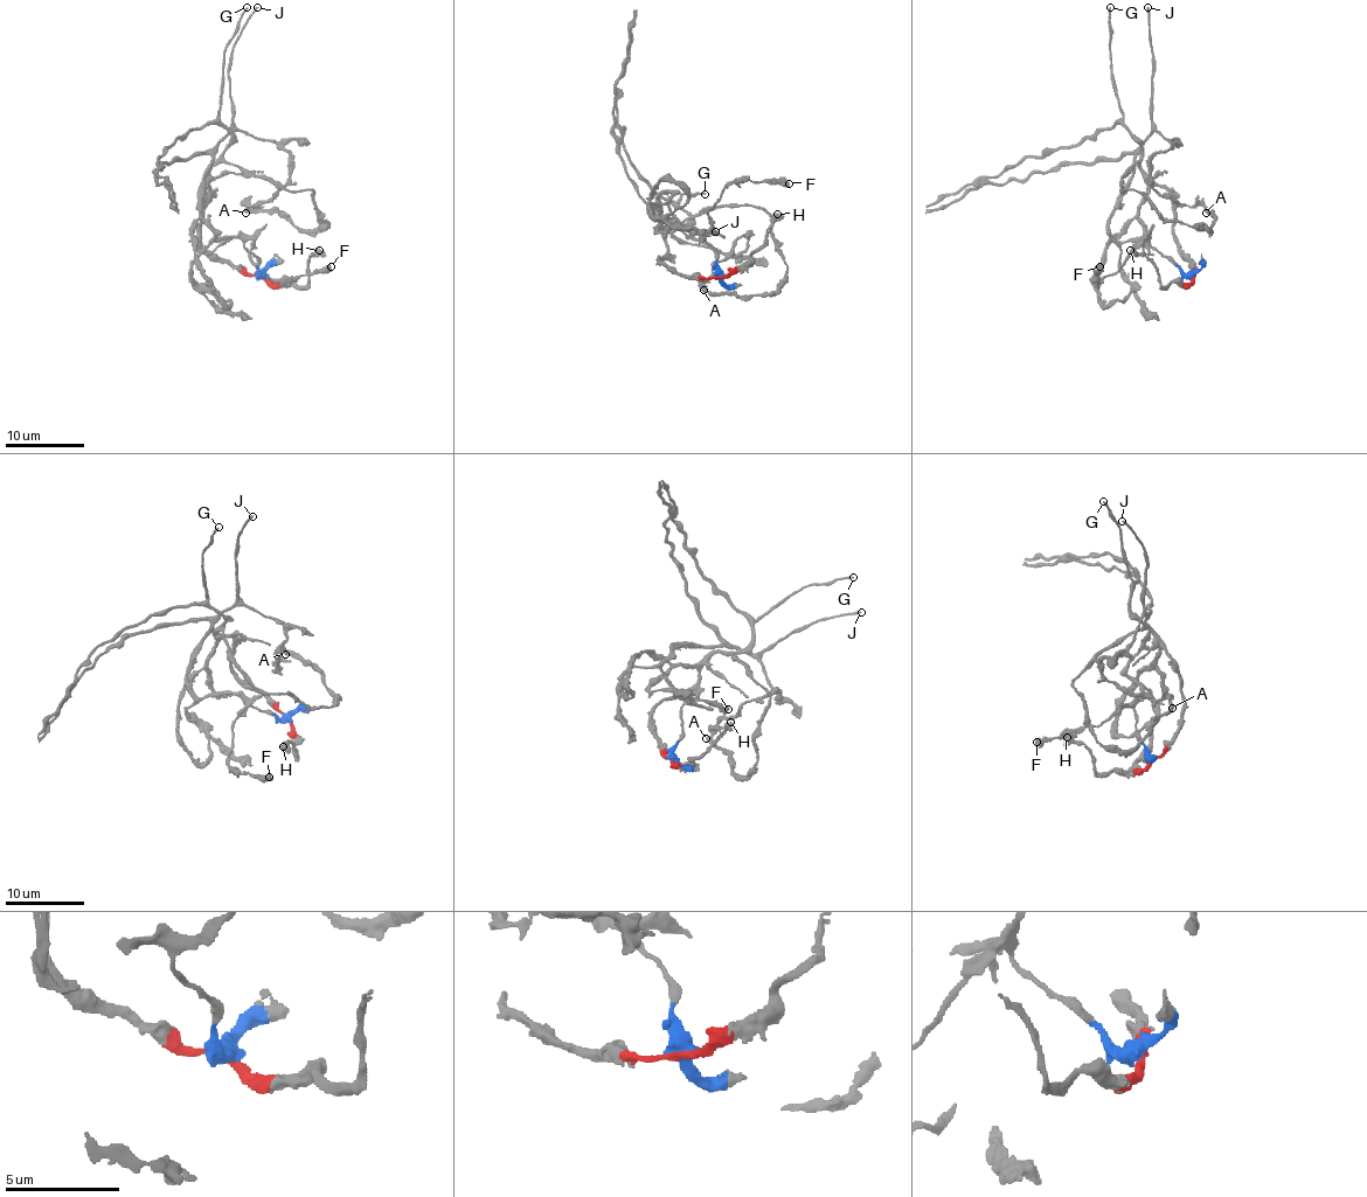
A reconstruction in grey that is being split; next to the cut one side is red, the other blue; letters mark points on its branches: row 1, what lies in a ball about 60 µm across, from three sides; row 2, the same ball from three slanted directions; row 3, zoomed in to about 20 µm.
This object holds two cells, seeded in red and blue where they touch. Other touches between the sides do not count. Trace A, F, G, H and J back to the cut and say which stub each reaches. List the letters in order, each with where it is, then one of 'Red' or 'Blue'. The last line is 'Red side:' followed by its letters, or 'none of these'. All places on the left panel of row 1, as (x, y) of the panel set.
A: Place: (245, 213). Red
F: Place: (331, 266). Blue
G: Place: (247, 7). Red
H: Place: (319, 250). Red
J: Place: (257, 7). Blue
Red side: A, G, H

